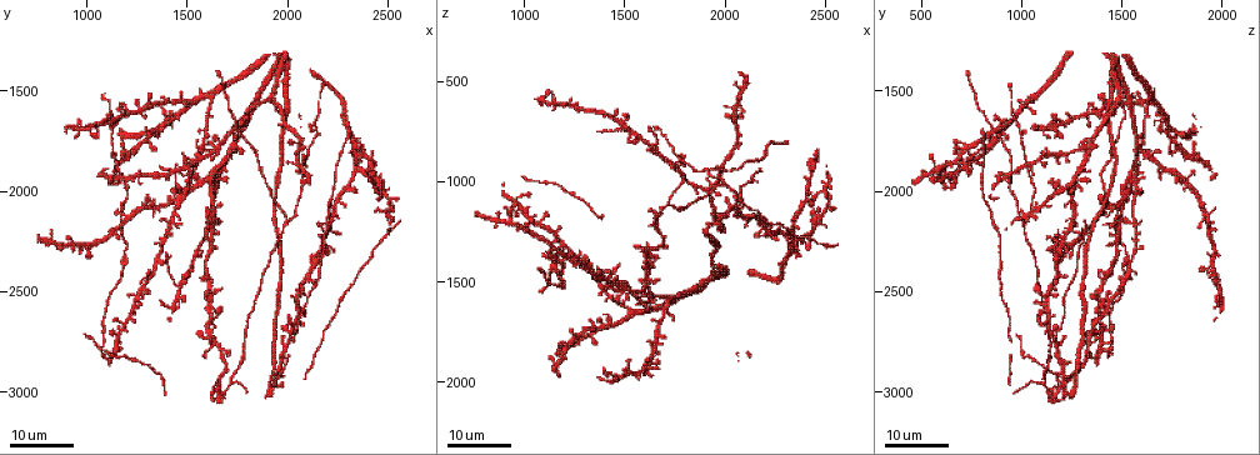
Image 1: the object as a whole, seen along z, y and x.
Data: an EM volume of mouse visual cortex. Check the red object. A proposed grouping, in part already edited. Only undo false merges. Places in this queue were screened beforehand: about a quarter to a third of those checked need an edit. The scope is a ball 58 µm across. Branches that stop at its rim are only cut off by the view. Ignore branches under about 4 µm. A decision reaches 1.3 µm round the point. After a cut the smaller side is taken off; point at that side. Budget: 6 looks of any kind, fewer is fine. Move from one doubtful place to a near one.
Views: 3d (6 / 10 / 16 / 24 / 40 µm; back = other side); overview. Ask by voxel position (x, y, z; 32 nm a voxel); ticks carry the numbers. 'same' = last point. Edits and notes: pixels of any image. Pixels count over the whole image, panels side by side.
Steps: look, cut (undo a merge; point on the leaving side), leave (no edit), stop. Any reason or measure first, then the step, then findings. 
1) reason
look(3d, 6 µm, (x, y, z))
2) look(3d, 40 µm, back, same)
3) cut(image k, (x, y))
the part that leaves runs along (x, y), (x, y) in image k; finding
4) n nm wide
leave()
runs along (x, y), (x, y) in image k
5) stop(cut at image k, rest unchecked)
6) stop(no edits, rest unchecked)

thin arm on a thick one
look(3d, 24 µm, (1500, 1880, 720))

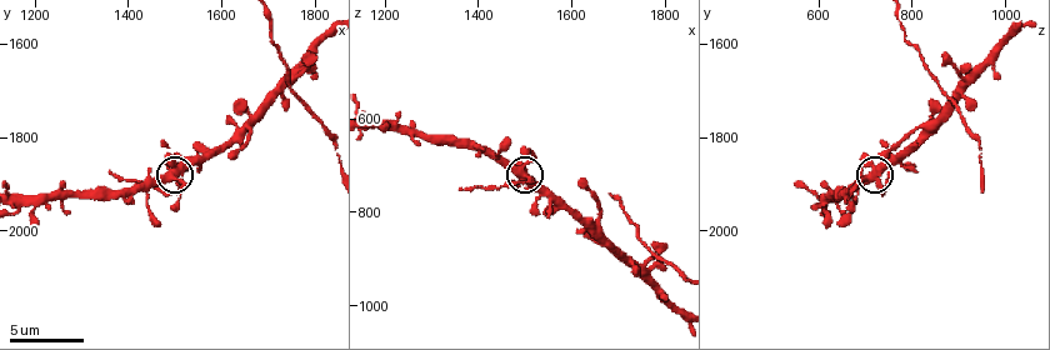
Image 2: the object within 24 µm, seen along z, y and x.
zoom in
look(3d, 10 µm, (1510, 1900, 730))

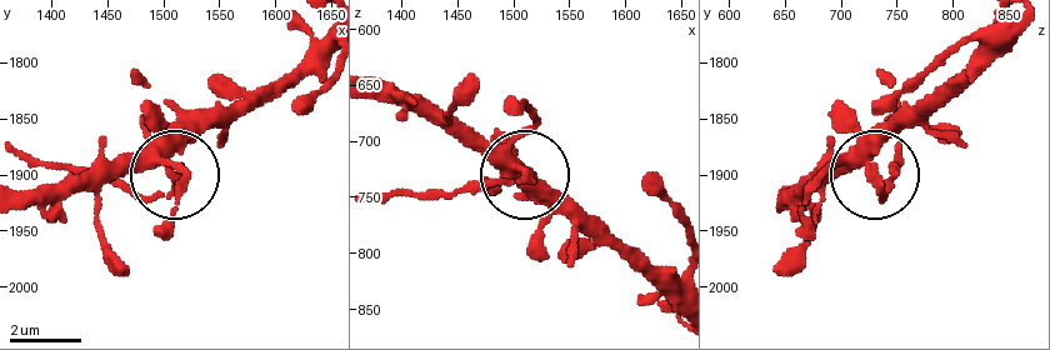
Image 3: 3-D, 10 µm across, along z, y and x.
350 nm wide
leave()
continuous, no second neuron

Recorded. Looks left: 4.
three arms meet
look(3d, 10 µm, (1760, 1705, 870))

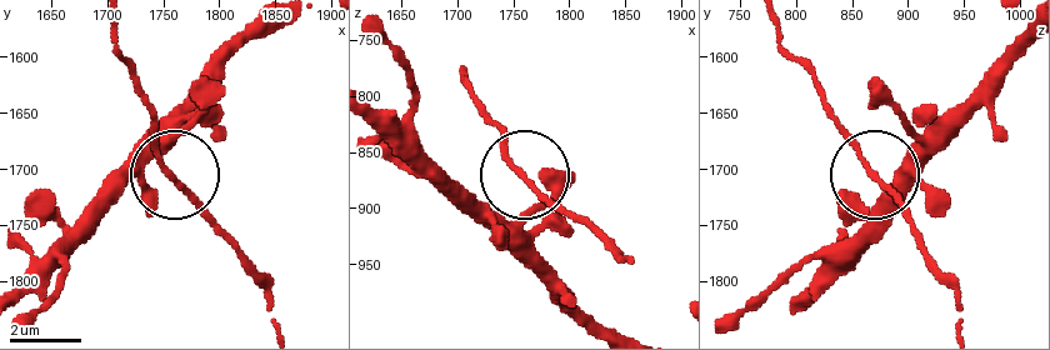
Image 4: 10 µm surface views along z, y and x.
look(3d, 10 µm, back, (1756, 1704, 868))

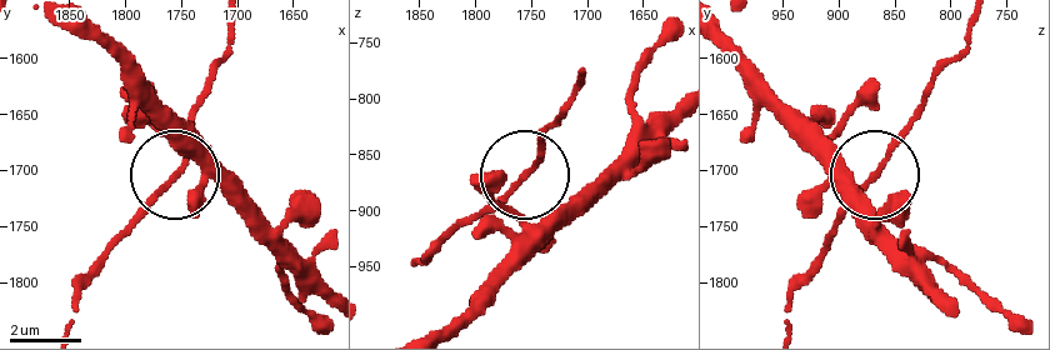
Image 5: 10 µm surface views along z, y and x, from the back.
3 arms
leave()
runs along (66, 326), (88, 273), (183, 165), (191, 115) in image 5; continuous, no second neuron

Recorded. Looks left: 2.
branch point
look(3d, 16 µm, (2000, 2140, 1010))

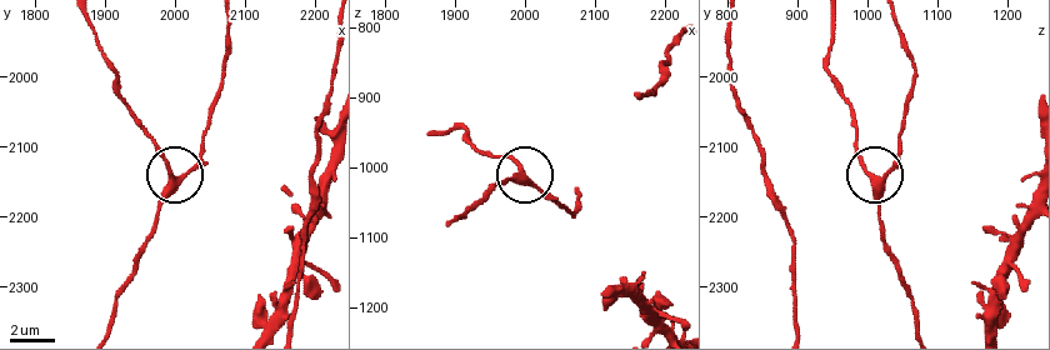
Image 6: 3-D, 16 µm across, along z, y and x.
closer look
look(3d, 6 µm, (1995, 2150, 1010))

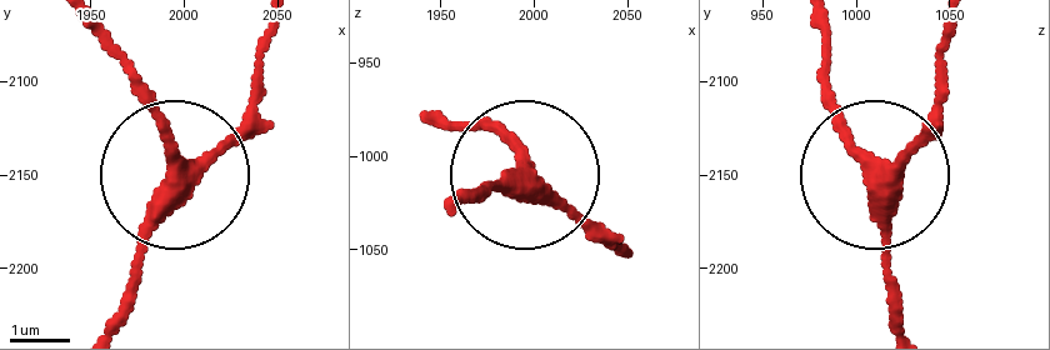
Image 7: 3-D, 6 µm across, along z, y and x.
3 arms
leave()
runs along (108, 328), (148, 208), (258, 94) in image 7; one neuron here

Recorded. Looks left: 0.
stop(no edits, rest unchecked)

